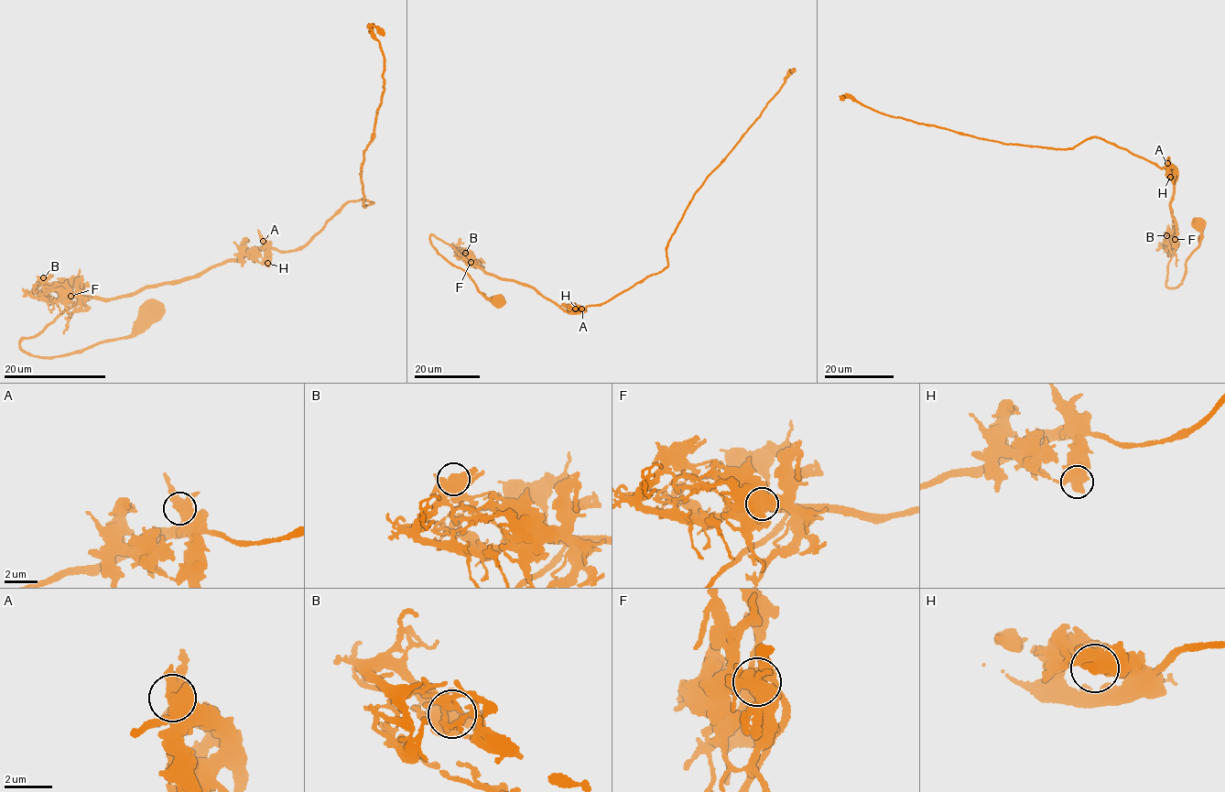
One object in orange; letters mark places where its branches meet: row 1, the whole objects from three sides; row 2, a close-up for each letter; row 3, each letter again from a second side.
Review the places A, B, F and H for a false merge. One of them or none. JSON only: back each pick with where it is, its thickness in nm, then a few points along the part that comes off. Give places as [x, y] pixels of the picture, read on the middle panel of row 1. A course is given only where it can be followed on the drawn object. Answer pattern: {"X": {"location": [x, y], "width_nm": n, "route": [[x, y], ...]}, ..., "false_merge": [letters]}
{"false_merge": []}

